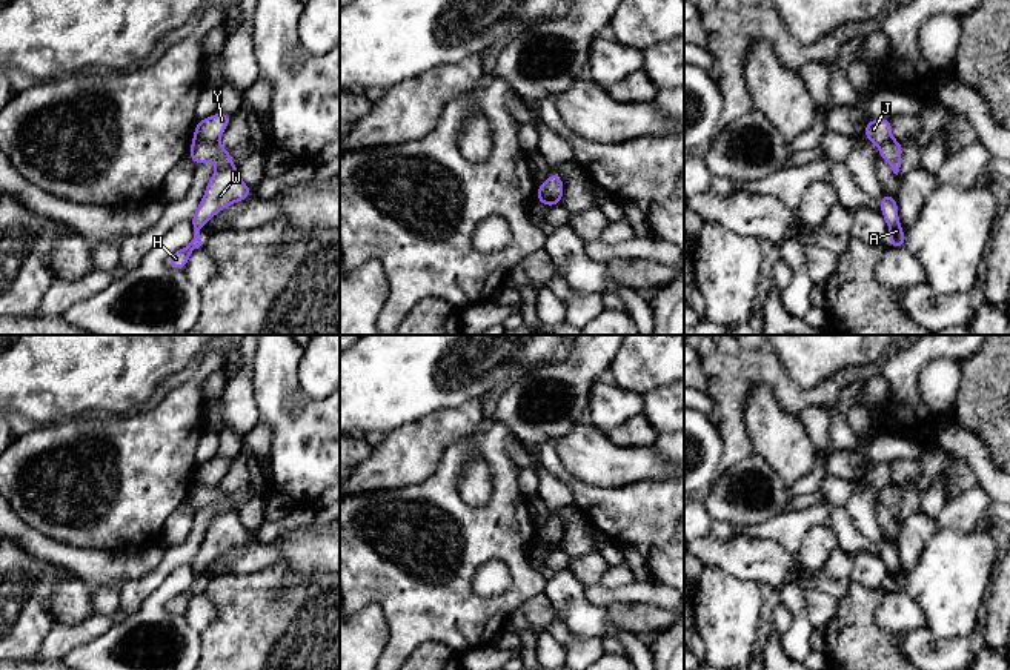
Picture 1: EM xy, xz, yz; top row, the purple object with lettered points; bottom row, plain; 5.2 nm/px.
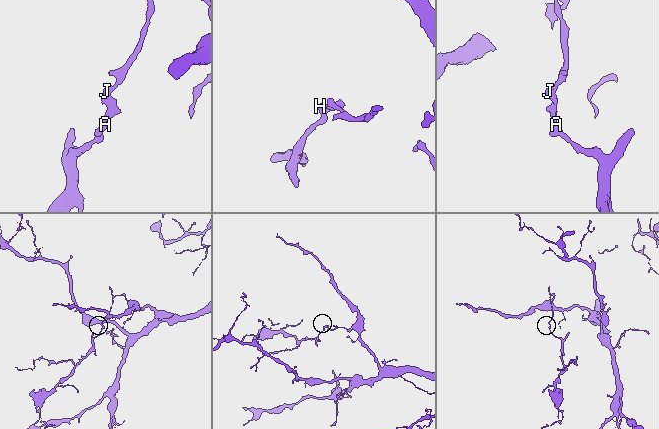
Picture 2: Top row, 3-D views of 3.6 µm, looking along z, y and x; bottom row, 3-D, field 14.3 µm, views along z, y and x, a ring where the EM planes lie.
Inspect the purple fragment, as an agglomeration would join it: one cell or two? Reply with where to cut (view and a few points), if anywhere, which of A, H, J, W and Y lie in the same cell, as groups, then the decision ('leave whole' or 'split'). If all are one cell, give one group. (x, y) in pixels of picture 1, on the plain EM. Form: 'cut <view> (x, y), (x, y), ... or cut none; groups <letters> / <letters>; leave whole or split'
cut xy (194, 481), (217, 487); groups A H W / J Y; split

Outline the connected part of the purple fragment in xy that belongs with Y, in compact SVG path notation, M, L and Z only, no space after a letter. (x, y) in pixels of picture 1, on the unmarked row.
M217 456L211 461L197 466L194 473L194 483L206 487L218 487L221 478L229 470L232 459L224 456Z

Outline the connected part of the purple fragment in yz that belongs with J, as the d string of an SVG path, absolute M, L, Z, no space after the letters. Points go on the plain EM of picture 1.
M884 461L869 464L862 478L870 487L879 492L892 483L892 464Z

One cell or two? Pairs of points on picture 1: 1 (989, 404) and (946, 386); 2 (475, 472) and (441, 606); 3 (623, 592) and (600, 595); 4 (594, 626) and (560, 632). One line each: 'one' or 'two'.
1: two
2: two
3: one
4: two

